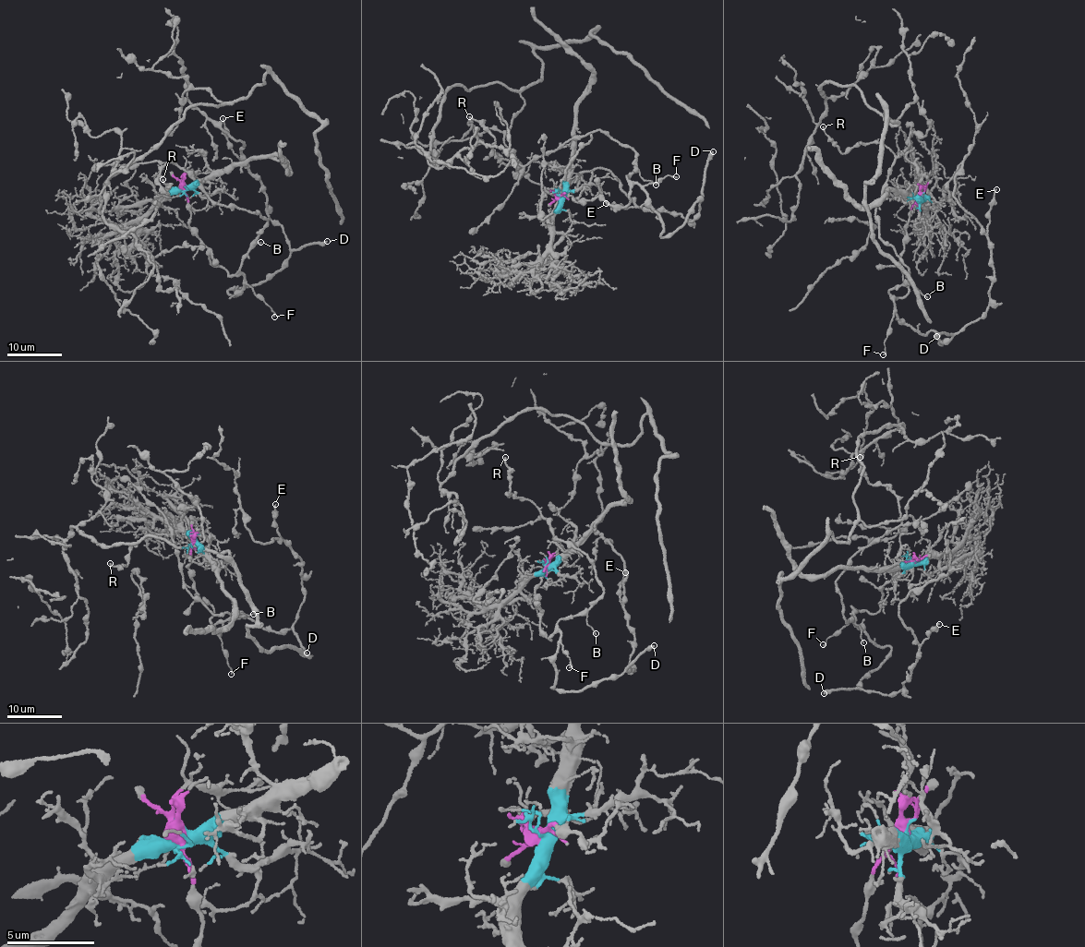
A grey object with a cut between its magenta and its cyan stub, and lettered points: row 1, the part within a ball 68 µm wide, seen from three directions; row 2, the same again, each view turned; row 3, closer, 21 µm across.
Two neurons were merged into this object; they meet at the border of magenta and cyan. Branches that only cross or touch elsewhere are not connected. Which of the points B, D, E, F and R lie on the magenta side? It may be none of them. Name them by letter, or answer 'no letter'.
B, D, E, F, R

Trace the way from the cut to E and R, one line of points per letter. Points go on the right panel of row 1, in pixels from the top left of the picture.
E: (921, 197), (900, 261), (909, 289), (894, 300), (895, 313), (940, 344), (989, 305), (986, 234), (996, 189)
R: (921, 197), (897, 298), (908, 266), (874, 215), (894, 153), (874, 141), (843, 153), (823, 126)

